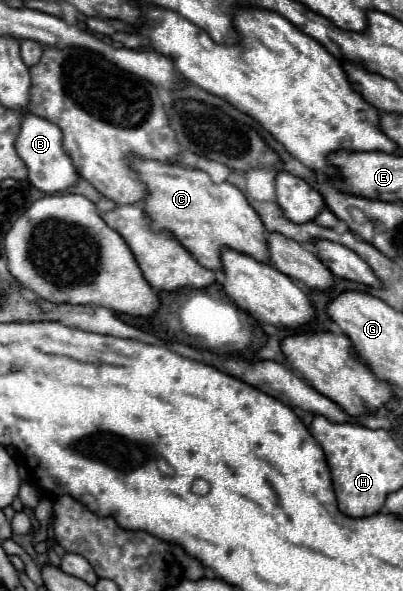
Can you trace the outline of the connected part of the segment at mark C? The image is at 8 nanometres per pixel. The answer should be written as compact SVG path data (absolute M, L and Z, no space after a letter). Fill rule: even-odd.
M131 159L131 163L147 185L143 207L153 219L153 229L169 229L203 267L219 273L219 251L223 251L223 247L247 251L247 255L255 255L255 259L269 263L267 229L263 227L257 211L247 203L235 185L227 181L217 185L205 171L183 165L165 165L159 161L139 159Z

